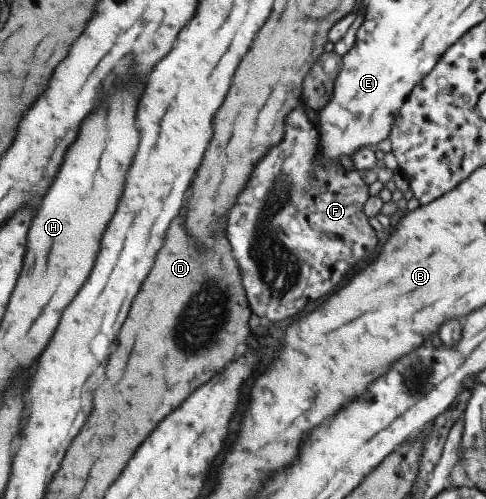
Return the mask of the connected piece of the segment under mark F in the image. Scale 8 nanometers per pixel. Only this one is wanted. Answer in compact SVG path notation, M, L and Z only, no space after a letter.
M300 107L288 111L288 114L284 117L283 125L284 132L282 133L280 142L276 146L272 146L272 149L268 150L254 164L244 190L240 190L240 194L236 196L236 202L232 204L232 208L228 212L226 234L224 234L228 242L230 242L232 256L236 258L236 264L238 264L240 274L242 274L242 286L245 290L248 308L251 310L251 314L260 317L262 322L276 322L276 320L284 320L288 316L300 314L310 302L316 302L318 298L322 298L322 295L326 296L330 290L334 290L344 280L344 276L350 274L350 270L364 256L368 256L376 248L376 242L378 242L374 236L374 230L367 221L367 216L363 213L363 204L369 195L367 193L367 184L361 179L359 171L357 169L346 170L342 165L337 165L336 163L323 165L325 158L321 155L321 149L318 148L319 134Z

